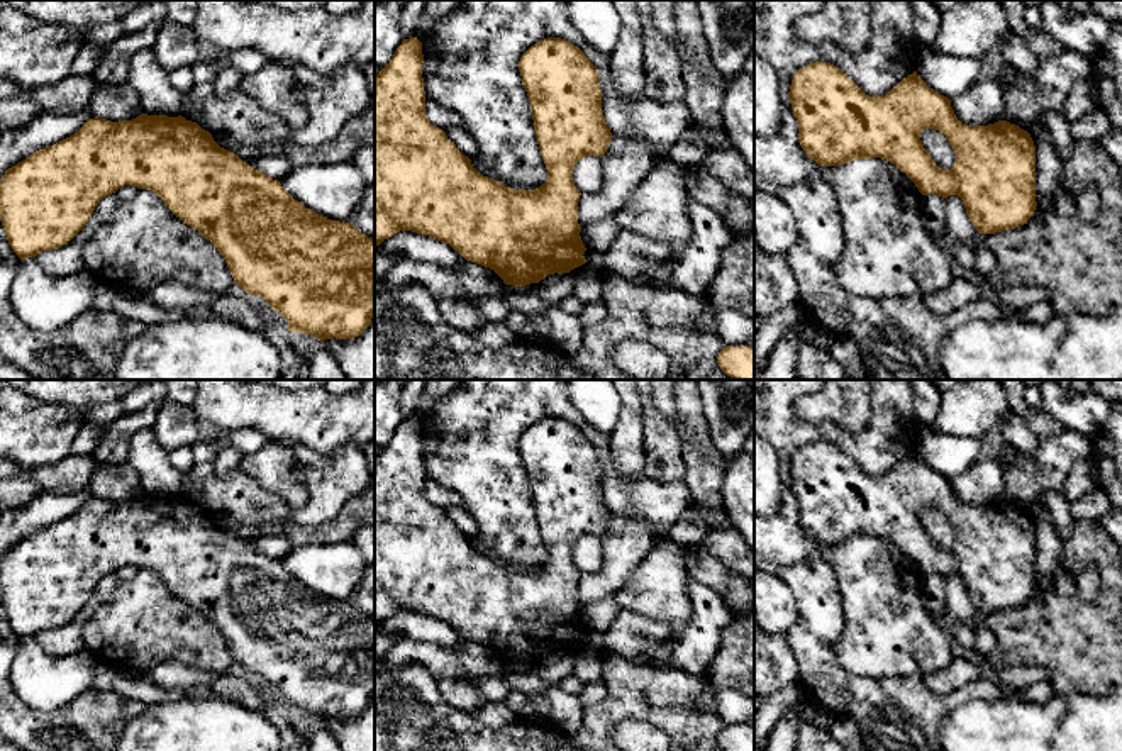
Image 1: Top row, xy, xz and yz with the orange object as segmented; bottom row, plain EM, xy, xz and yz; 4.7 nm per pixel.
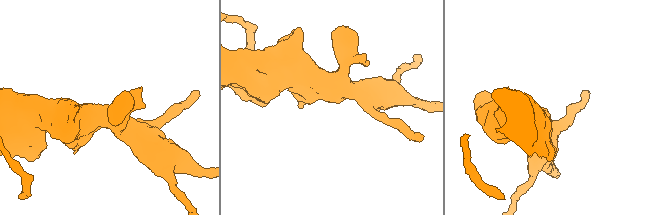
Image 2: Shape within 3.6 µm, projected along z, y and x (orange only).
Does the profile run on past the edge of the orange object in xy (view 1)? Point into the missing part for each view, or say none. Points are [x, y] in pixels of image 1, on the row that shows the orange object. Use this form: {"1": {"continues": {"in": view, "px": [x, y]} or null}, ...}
{"1": {"continues": null}}

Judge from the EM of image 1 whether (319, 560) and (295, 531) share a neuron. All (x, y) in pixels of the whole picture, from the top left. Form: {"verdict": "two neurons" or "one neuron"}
{"verdict": "two neurons"}

